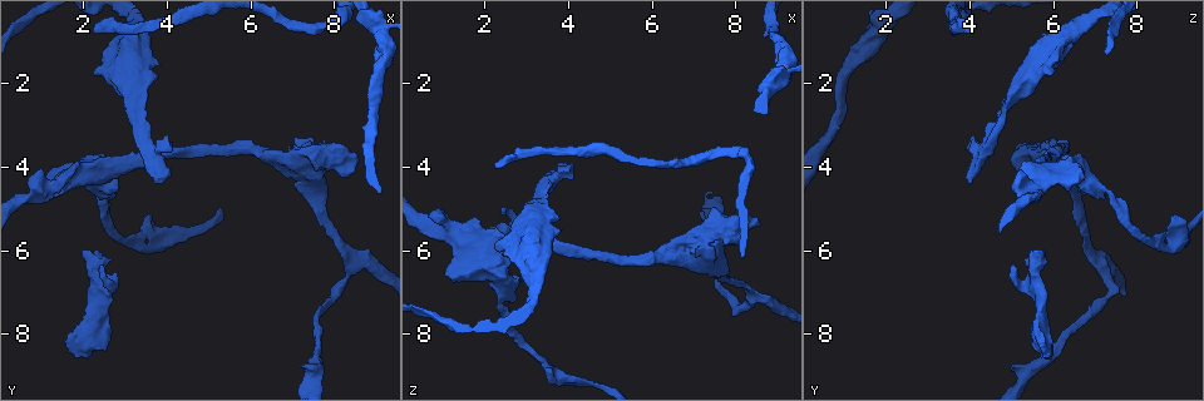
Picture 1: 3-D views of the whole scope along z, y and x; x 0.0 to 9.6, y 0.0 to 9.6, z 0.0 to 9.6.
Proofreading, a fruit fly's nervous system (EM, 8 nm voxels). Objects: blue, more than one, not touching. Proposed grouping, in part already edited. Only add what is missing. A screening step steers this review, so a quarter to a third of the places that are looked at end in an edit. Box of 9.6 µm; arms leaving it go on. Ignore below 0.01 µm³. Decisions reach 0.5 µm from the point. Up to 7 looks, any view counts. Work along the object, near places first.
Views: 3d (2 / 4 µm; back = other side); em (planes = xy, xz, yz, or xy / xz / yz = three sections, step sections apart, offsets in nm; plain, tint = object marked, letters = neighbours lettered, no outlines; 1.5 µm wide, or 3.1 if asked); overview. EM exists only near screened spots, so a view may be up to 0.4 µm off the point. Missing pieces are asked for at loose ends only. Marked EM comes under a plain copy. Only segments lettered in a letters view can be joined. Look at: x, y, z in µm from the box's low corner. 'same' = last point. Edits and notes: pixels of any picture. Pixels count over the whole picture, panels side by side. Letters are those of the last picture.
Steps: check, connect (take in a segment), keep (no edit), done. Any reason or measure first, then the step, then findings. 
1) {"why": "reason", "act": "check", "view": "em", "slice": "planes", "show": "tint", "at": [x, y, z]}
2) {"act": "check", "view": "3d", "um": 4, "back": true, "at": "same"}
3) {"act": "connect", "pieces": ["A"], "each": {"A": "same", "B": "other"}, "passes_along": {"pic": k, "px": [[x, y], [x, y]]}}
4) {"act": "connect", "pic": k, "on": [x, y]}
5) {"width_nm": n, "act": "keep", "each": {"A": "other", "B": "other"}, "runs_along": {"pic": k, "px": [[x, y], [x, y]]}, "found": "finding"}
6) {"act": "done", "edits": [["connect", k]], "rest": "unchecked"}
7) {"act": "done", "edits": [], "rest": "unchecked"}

{"why": "branch stops here", "act": "check", "view": "3d", "um": 2, "at": [1.75, 8.60, 5.80]}

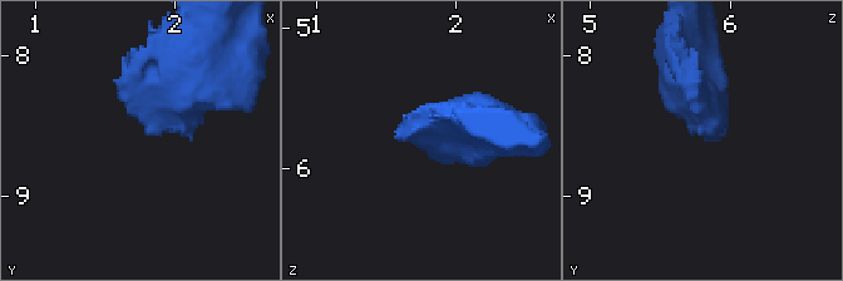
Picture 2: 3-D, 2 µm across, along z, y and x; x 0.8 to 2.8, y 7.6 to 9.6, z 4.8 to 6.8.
{"why": "now the EM", "act": "check", "view": "em", "slice": "xy", "step": 4, "show": "letters", "at": [1.80, 8.58, 5.80]}

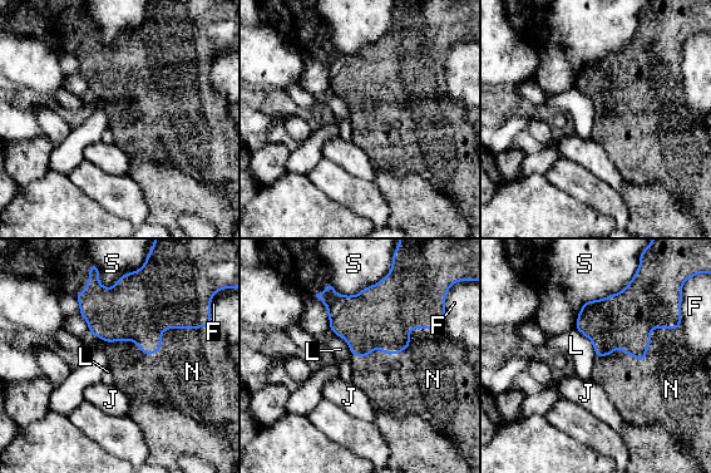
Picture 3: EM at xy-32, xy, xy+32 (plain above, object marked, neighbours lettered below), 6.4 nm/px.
{"longest_contact_nm": ["N", 550], "act": "connect", "pieces": ["N"], "each": {"F": "other", "J": "other", "L": "other", "N": "same", "S": "other"}, "passes_along": {"pic": 3, "px": [[630, 325], [643, 361], [671, 389]]}, "found": "it goes on there"}

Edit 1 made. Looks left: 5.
{"why": "branch stops here", "act": "check", "view": "em", "slice": "planes", "show": "letters", "at": [1.00, 4.05, 5.15]}

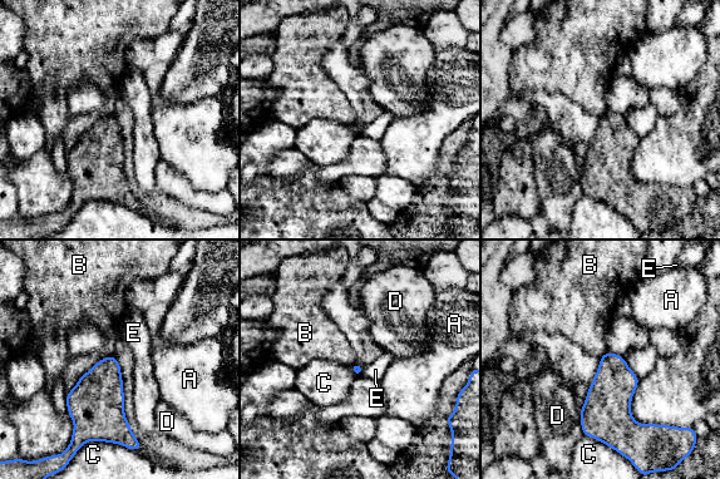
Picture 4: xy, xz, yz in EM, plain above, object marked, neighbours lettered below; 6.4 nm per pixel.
{"act": "keep", "each": {"A": "other", "B": "other", "C": "other", "D": "other", "E": "other"}, "border": {"pic": 4, "px": [[363, 366], [360, 375]]}, "found": "no lettered segment goes on from it"}

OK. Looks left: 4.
{"why": "an open end", "act": "check", "view": "3d", "um": 4, "at": [2.30, 0.75, 4.00]}

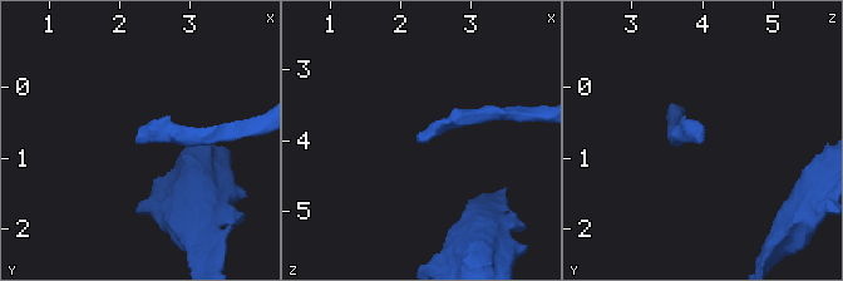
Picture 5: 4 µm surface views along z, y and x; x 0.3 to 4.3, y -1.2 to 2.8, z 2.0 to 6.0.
{"act": "check", "view": "em", "slice": "xz", "step": 8, "show": "tint", "at": [2.20, 0.80, 4.00]}

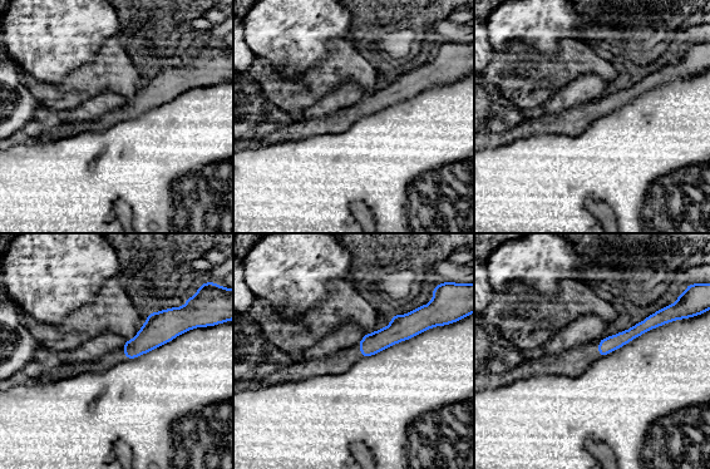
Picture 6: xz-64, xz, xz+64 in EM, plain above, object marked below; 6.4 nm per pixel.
{"act": "check", "view": "em", "slice": "planes", "show": "letters", "at": "same"}

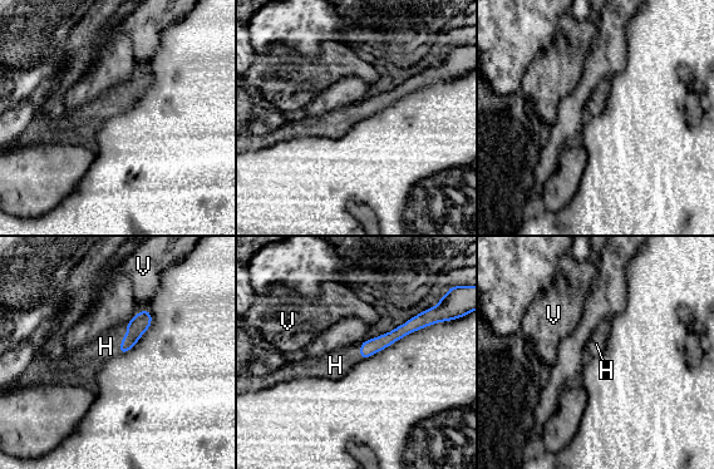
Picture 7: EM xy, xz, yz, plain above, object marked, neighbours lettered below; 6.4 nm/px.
{"act": "connect", "pieces": ["H"], "each": {"H": "same", "V": "other"}, "found": "it goes on there"}

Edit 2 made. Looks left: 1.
{"act": "done", "edits": [["connect", 3], ["connect", 7]], "rest": "unchecked"}

